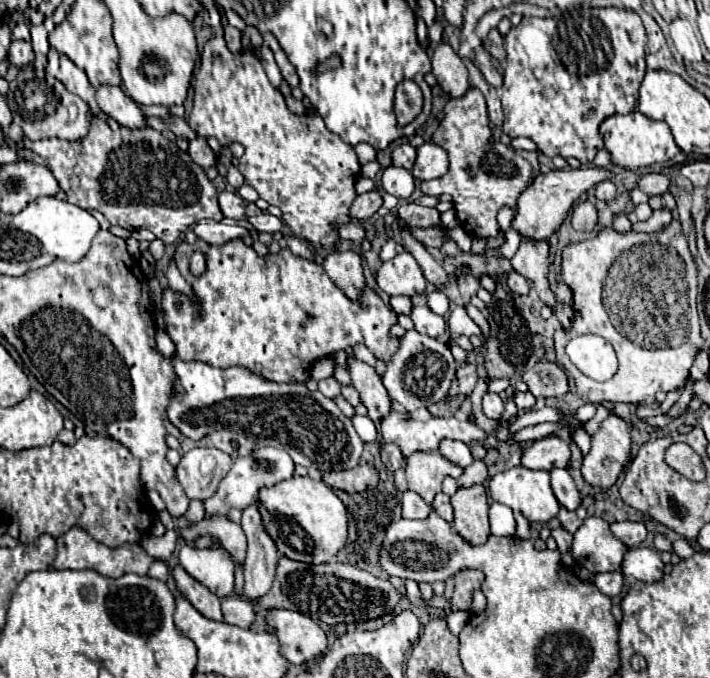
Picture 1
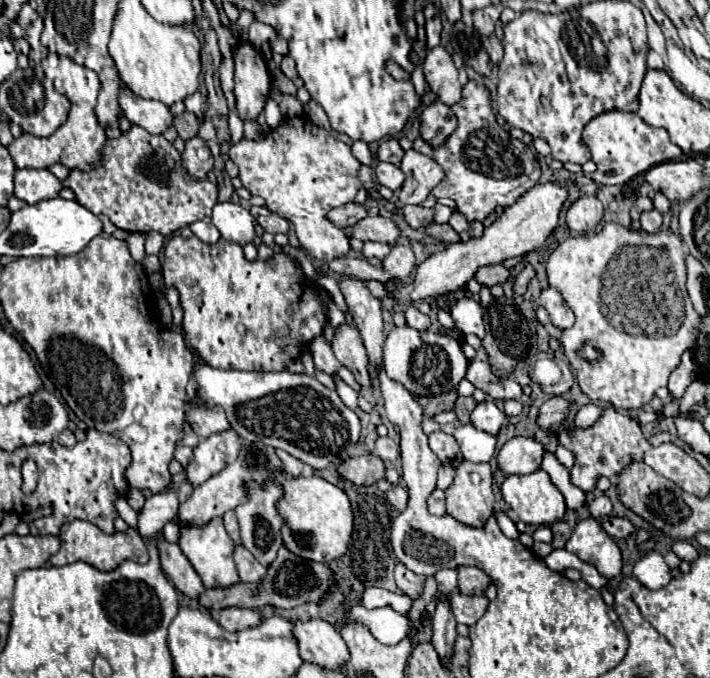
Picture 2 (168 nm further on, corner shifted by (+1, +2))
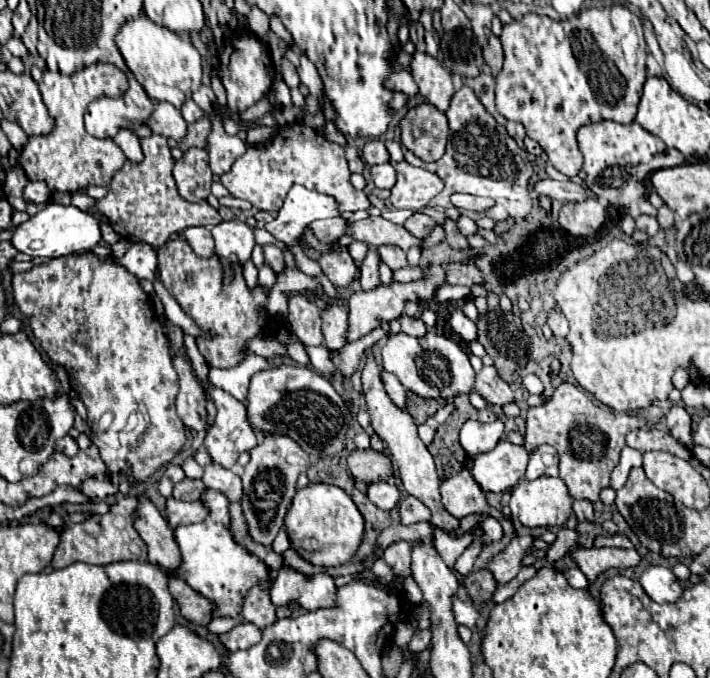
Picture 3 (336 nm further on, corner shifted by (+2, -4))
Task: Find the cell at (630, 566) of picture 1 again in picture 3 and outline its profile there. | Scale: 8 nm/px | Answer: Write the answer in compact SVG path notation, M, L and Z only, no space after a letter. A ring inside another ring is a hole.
M648 566L640 578L640 584L646 594L658 604L678 602L682 596L682 586L670 568Z

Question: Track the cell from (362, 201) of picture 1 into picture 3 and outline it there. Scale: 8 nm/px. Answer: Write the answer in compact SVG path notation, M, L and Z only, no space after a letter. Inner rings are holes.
M326 218L326 220L316 220L308 226L316 238L324 244L334 244L338 238L344 236L346 232L346 220L344 218Z

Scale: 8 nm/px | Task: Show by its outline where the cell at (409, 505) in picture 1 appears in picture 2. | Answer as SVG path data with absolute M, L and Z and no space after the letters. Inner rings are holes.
M393 486L389 492L387 492L387 498L389 498L389 502L393 504L393 508L395 510L399 510L399 512L403 512L405 508L407 508L407 500L409 500L409 496L407 496L407 490L403 488L403 486Z

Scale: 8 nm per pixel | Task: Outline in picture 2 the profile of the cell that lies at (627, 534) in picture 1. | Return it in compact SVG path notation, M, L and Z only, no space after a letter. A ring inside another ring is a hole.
M607 516L607 518L603 520L603 528L605 528L605 532L607 532L609 536L613 536L613 538L627 538L627 536L631 536L631 534L637 532L637 528L635 528L629 520L625 520L625 518L615 518L615 516Z

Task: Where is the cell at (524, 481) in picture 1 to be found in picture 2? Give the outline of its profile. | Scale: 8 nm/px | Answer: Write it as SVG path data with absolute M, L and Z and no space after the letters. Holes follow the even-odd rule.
M545 470L505 476L501 496L519 518L531 526L553 524L565 514L563 494L553 486Z

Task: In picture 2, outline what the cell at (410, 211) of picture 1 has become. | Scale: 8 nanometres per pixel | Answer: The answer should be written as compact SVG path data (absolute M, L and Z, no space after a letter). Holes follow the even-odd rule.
M403 206L403 218L411 228L425 228L433 222L435 210L425 206Z

